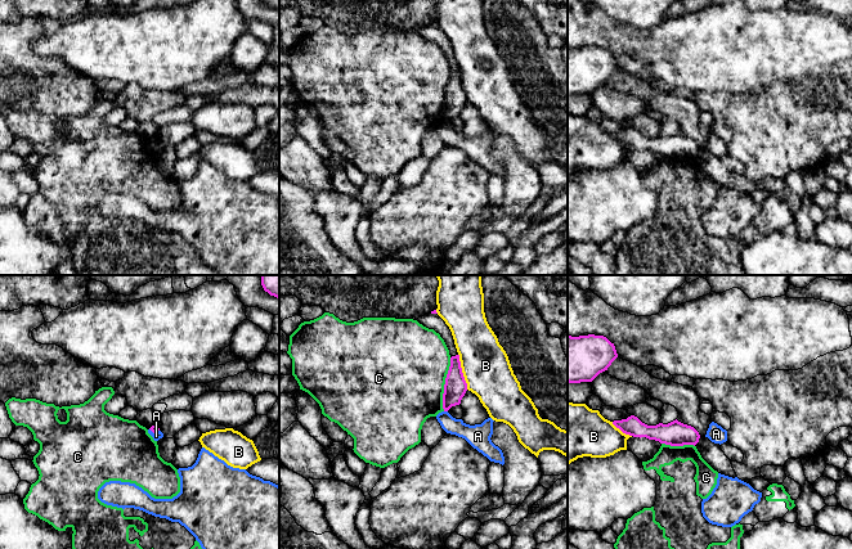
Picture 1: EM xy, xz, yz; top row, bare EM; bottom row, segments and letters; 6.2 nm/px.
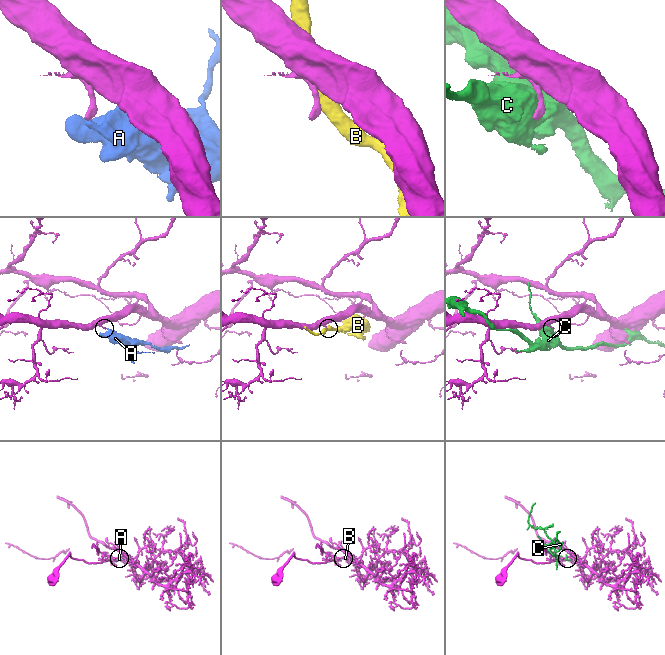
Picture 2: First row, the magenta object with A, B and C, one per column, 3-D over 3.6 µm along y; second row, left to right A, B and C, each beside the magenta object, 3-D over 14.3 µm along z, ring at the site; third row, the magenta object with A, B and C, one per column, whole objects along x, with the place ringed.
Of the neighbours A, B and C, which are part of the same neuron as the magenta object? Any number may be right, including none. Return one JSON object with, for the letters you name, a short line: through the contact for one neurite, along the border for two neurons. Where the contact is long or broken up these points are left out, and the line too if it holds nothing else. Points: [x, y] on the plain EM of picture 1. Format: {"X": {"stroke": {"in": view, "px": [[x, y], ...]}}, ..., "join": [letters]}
{"join": []}

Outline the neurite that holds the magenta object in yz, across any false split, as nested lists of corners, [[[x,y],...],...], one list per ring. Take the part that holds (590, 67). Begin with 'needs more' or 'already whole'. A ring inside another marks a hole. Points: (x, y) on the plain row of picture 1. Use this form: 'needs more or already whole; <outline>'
already whole; [[[568,46],[568,94],[592,94],[600,85],[607,82],[616,69],[614,55],[604,48]]]

